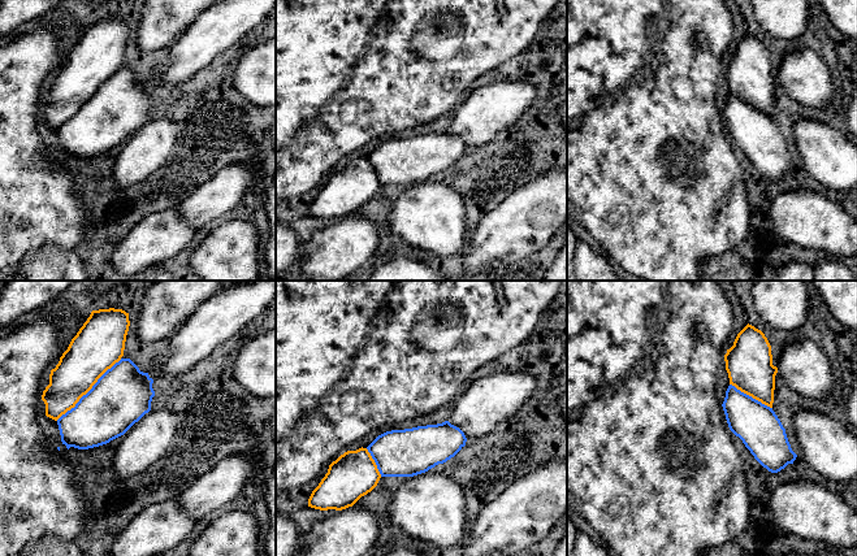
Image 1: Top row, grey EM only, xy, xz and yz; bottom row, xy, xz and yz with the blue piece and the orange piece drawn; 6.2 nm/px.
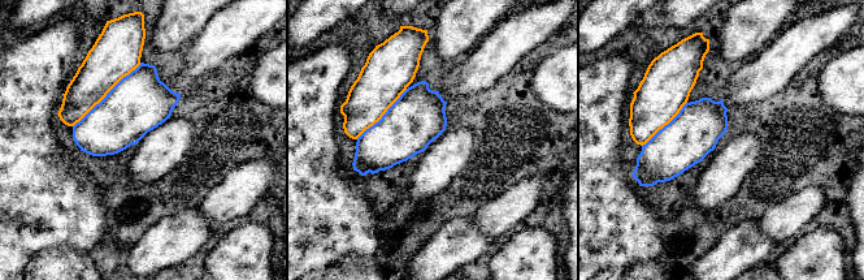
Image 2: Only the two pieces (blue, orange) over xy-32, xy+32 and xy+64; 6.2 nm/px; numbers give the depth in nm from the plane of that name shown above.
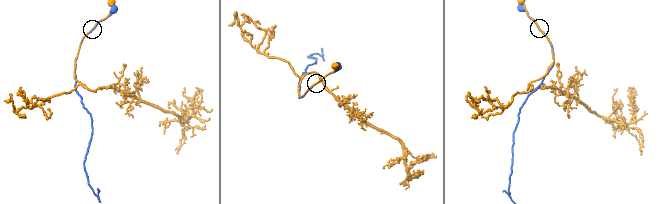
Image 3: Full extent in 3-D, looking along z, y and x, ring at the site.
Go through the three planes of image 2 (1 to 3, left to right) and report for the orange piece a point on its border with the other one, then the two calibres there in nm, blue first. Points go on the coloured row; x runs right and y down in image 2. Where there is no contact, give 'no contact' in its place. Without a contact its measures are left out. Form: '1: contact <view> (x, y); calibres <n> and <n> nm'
1: contact xy-32 (107, 94); calibres 360 and 300 nm
2: contact xy+32 (382, 116); calibres 340 and 300 nm
3: contact xy+64 (665, 125); calibres 300 and 300 nm

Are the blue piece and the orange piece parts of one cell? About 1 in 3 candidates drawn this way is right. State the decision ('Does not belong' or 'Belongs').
Does not belong

